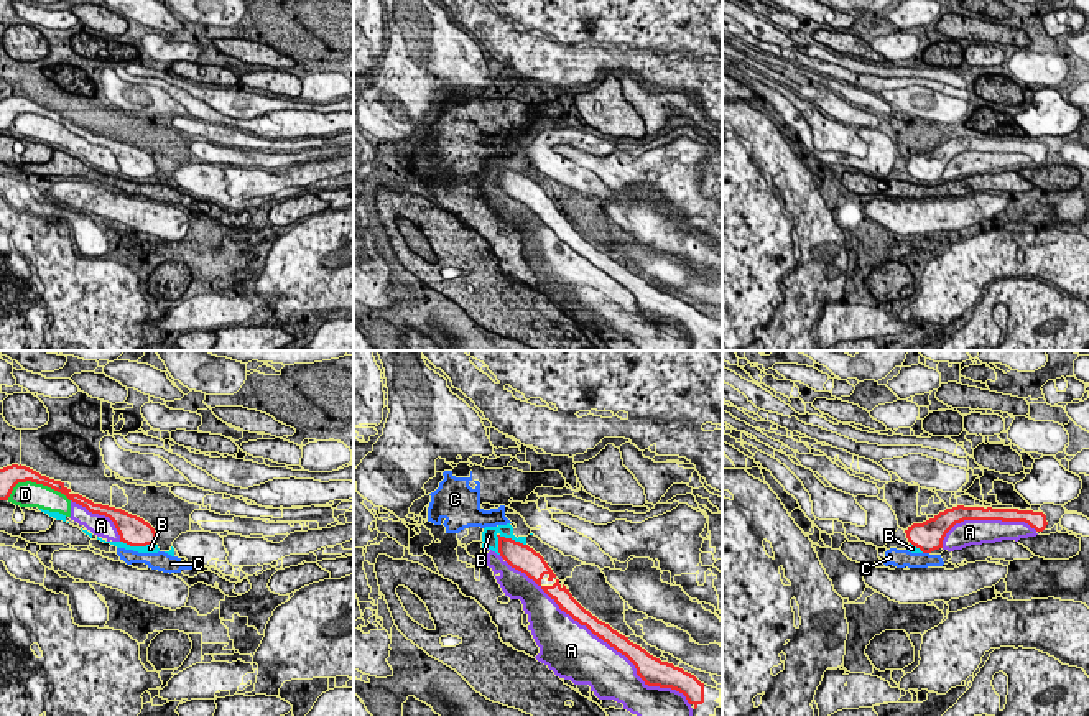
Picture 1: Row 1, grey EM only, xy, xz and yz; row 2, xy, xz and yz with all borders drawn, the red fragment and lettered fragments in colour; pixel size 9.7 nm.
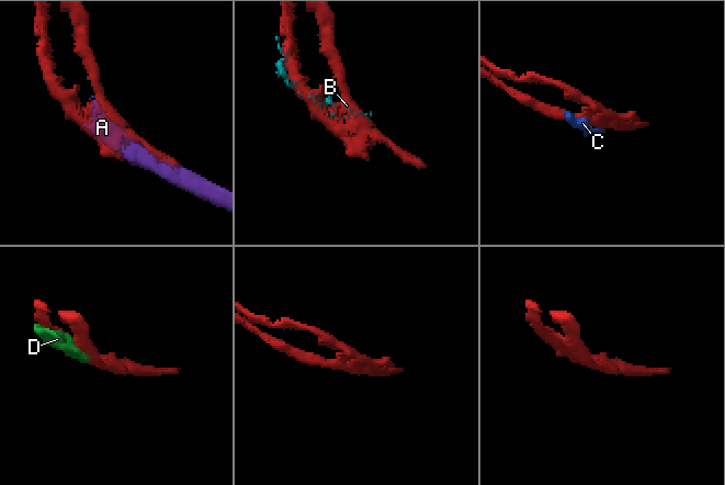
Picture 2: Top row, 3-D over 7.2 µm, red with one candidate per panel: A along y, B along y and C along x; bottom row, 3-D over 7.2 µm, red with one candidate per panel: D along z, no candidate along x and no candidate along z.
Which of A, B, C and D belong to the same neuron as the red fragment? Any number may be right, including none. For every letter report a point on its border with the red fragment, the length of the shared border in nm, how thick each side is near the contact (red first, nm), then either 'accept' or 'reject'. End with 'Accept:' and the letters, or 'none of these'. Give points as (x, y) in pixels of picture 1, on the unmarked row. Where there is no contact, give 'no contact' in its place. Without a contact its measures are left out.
A: contact xz (599, 269); length 2350 nm; calibres 160 and 500 nm; reject
B: contact xz (510, 170); length 320 nm; calibres 260 and 160 nm; reject
C: contact yz (926, 183); length 70 nm; calibres 280 and 170 nm; reject
D: contact xy (37, 114); length 600 nm; calibres 190 and 260 nm; reject
Accept: none of these

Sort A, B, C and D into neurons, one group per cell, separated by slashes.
A B D / C

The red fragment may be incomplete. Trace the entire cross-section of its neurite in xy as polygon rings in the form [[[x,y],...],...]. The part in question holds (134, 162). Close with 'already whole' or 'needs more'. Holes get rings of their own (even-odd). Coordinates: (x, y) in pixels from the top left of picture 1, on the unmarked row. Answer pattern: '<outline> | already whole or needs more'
[[[12,95],[0,100],[0,132],[8,132],[13,119],[18,114],[26,112],[48,117],[64,125],[69,132],[86,138],[89,143],[109,148],[120,166],[120,173],[130,178],[146,178],[156,174],[158,171],[155,160],[143,150],[132,146],[122,140],[94,135],[79,125],[72,125],[71,120],[64,117],[64,114],[41,107],[39,104],[21,95]]] | already whole

